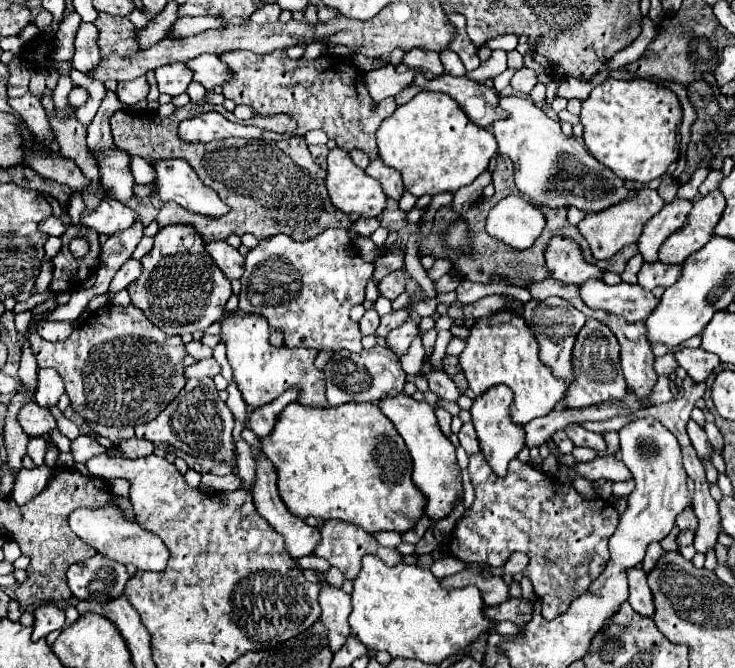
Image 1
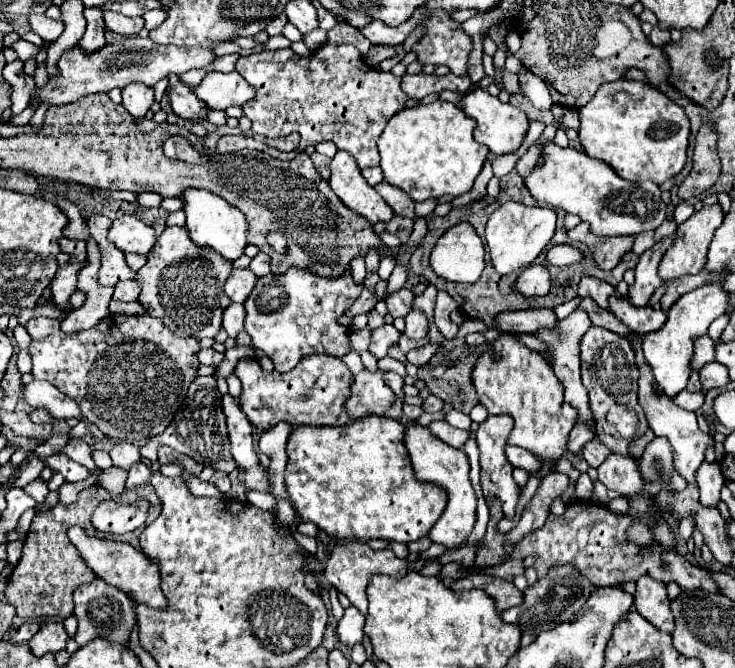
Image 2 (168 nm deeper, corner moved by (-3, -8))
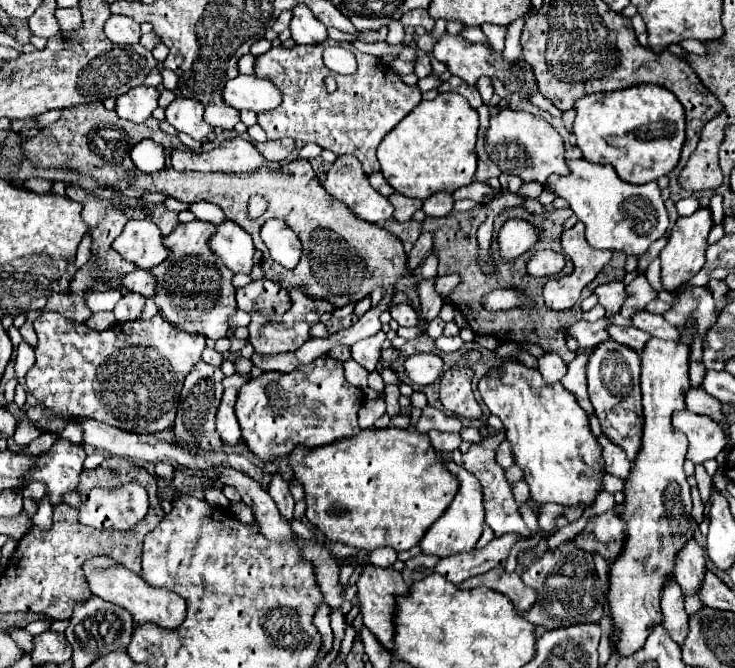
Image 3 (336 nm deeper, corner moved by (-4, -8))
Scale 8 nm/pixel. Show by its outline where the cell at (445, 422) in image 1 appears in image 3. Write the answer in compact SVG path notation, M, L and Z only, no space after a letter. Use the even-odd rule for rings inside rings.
M438 430L428 432L428 436L430 436L430 440L434 442L434 448L440 450L440 452L452 452L452 450L456 450L456 448L460 446L460 442L462 442L462 438L460 438L458 434L444 434L444 432L438 432Z

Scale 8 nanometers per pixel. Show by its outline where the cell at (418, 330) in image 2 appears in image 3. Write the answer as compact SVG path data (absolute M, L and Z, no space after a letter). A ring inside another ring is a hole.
M434 278L420 280L418 294L422 300L422 316L426 316L426 322L430 322L432 318L438 316L442 304L444 304L444 298L434 290Z

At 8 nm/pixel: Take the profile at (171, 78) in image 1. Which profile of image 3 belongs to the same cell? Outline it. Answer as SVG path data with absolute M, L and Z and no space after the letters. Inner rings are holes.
M178 96L166 108L166 120L178 132L184 132L184 134L192 136L194 140L202 140L202 138L206 138L206 136L210 136L214 132L214 128L204 122L202 114L204 114L202 104L198 104L196 100L186 100L182 96Z

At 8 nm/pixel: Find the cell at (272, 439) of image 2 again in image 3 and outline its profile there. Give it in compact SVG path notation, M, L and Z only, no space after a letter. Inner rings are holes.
M280 474L272 476L268 492L270 492L272 500L278 504L278 512L282 512L282 516L286 516L286 520L294 520L294 498L290 494L288 482Z

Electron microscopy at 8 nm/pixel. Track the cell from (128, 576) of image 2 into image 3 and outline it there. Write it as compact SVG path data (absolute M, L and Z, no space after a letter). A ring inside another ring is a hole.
M96 556L96 558L86 560L84 576L86 576L88 586L90 586L94 596L100 596L102 600L112 602L112 604L116 604L116 606L120 606L132 614L134 628L142 626L146 622L152 622L152 624L158 624L160 628L176 630L184 622L186 604L180 596L176 596L174 592L170 592L166 588L154 588L154 586L146 584L142 576L126 570L124 566L116 564L114 560L110 560L106 556Z

